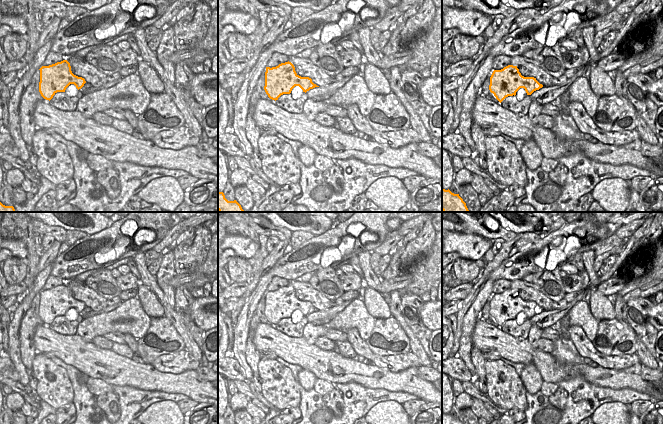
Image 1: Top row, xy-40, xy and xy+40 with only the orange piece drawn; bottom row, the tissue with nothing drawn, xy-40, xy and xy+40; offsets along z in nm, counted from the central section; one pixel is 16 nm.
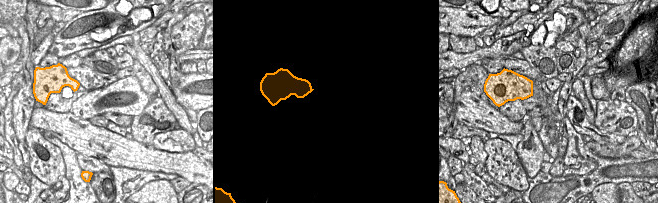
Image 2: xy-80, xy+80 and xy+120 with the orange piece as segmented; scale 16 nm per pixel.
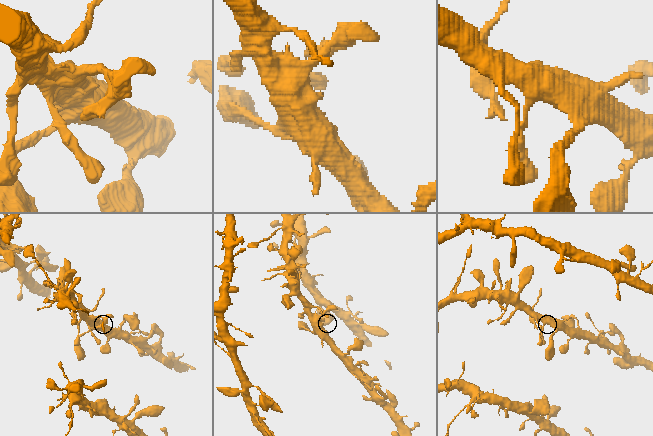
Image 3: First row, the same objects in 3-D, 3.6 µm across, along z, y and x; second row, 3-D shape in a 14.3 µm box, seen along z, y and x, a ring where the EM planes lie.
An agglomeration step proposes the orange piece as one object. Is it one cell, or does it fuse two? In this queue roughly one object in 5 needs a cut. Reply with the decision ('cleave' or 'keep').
keep

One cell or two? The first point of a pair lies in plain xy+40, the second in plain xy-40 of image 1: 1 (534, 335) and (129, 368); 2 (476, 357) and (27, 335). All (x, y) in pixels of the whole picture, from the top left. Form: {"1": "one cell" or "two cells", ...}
{"1": "two cells", "2": "one cell"}

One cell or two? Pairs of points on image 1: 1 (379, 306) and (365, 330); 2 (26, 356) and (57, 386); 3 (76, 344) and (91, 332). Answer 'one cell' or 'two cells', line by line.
1: two cells
2: two cells
3: two cells

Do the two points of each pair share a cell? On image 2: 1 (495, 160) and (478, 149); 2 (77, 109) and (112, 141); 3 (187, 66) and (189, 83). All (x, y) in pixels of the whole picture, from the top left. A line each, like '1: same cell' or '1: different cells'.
1: different cells
2: different cells
3: different cells

